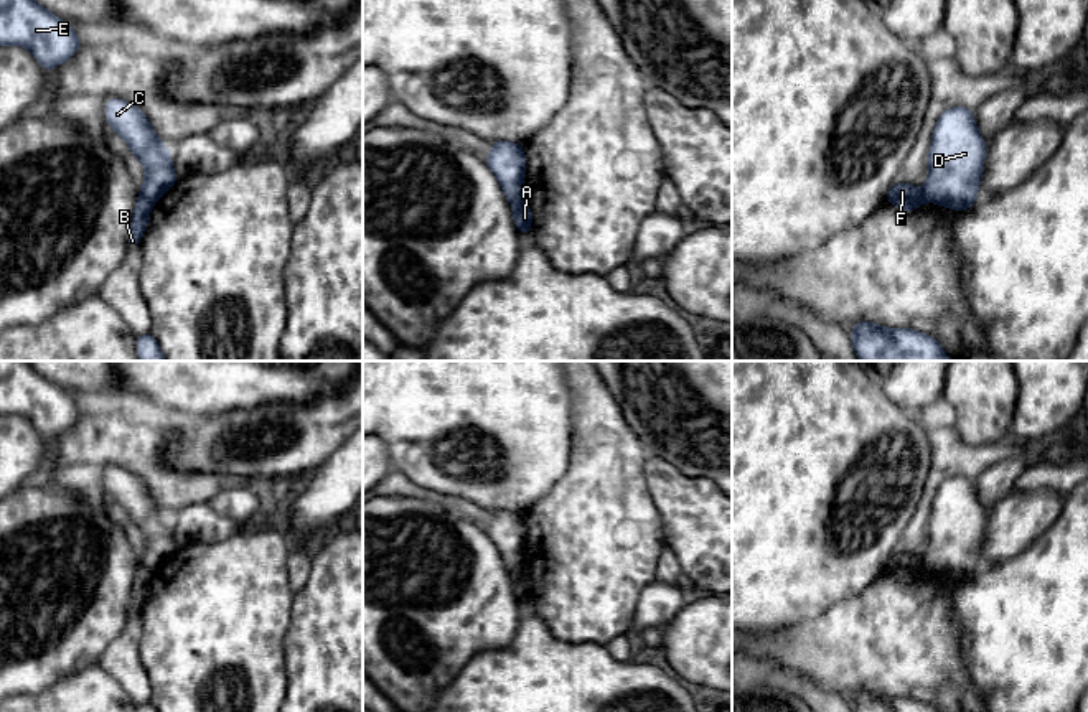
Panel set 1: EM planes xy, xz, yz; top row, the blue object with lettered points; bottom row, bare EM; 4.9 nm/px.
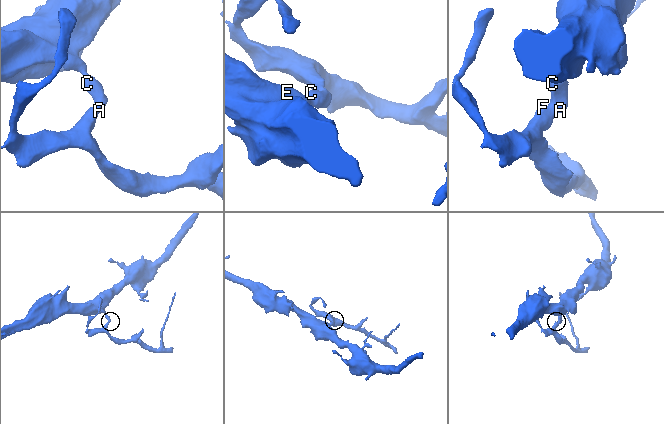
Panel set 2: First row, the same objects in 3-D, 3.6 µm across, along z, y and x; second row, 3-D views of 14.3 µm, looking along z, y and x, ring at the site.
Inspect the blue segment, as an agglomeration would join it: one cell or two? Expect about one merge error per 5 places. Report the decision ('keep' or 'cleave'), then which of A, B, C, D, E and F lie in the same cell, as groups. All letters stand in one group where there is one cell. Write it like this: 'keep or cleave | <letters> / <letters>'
cleave | A C D E / B F

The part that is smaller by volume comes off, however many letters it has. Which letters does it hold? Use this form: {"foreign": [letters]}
{"foreign": ["B", "F"]}

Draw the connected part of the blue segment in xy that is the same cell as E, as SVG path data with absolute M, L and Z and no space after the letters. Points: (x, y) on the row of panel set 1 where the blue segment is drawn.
M0 0L0 46L23 46L46 69L66 63L81 48L68 20L36 0Z

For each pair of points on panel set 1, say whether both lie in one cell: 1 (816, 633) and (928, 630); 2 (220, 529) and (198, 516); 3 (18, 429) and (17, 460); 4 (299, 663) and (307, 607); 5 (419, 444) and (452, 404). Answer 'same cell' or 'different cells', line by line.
1: same cell
2: same cell
3: same cell
4: same cell
5: same cell

